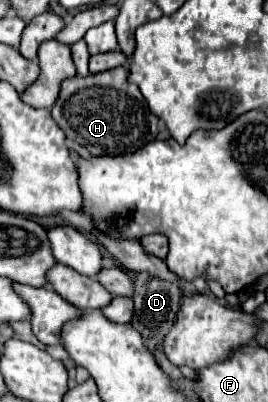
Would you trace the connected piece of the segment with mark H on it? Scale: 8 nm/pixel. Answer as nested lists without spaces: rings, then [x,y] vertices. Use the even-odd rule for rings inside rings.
[[[112,68],[84,78],[62,80],[60,96],[52,108],[52,118],[64,130],[68,140],[84,146],[92,156],[122,156],[144,148],[158,136],[158,118],[148,110],[136,84],[126,80],[128,68]]]

